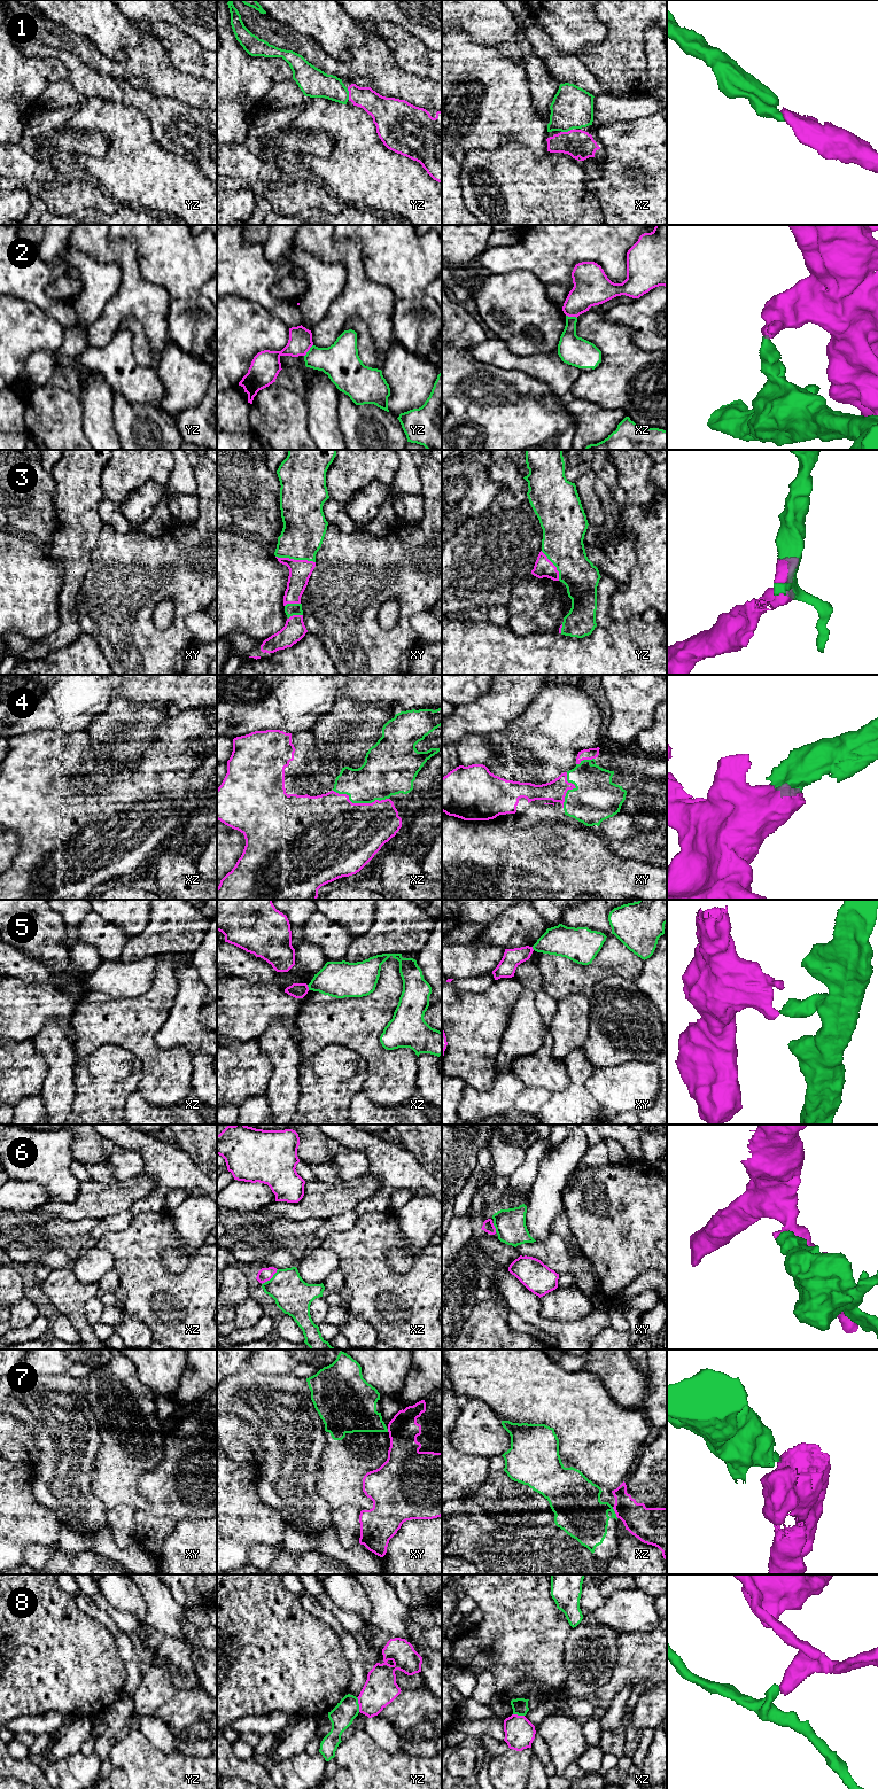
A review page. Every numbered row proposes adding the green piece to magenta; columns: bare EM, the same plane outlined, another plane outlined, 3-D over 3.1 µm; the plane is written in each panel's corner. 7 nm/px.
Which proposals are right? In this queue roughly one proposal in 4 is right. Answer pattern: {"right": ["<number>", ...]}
{"right": ["1", "3", "4"]}

